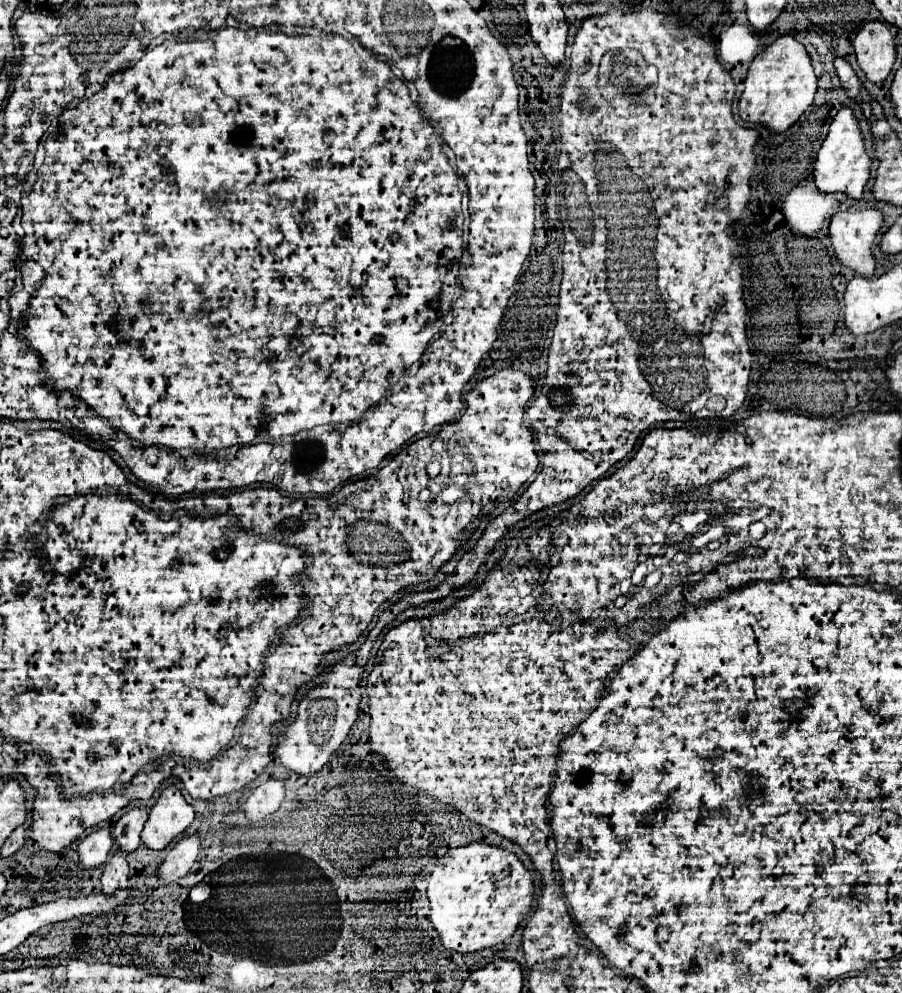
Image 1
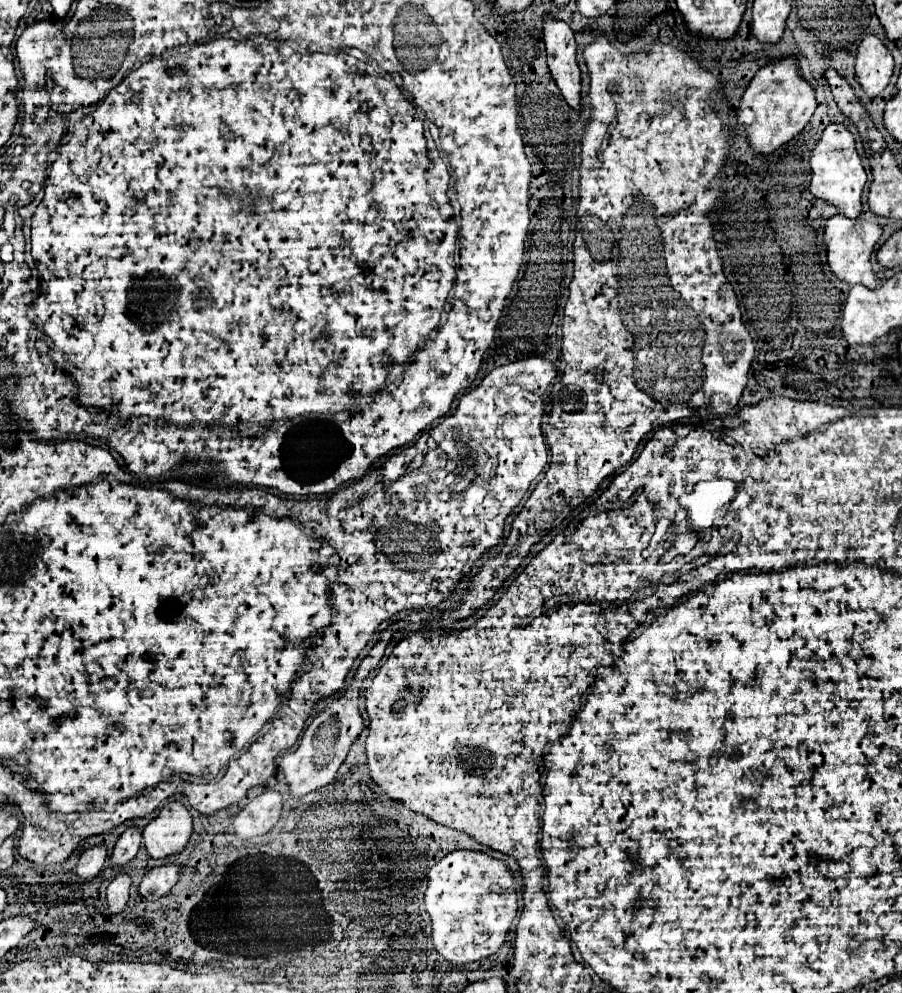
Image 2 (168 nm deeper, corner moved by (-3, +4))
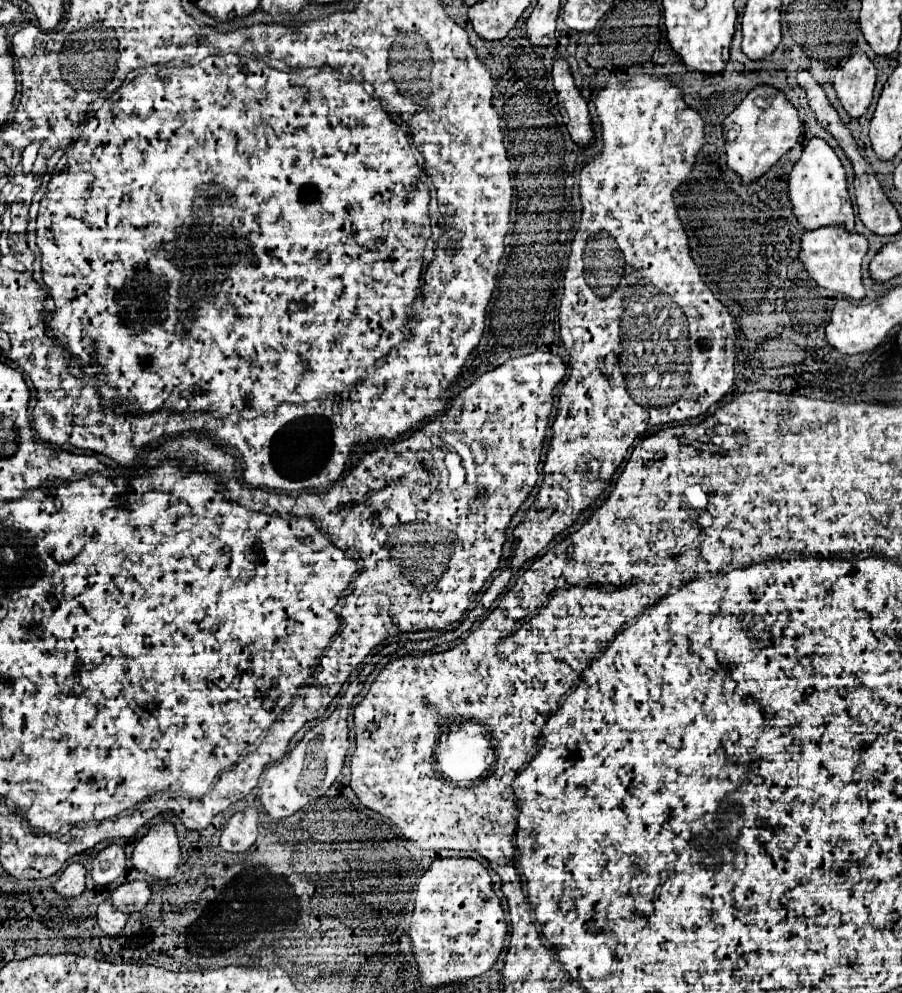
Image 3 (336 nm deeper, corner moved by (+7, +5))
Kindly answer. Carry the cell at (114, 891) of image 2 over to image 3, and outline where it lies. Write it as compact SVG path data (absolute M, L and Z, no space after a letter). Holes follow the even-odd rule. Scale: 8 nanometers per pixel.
M110 897L104 899L104 905L98 905L98 925L106 935L120 935L122 927L126 925L128 915L124 915L122 911L116 911L112 907Z

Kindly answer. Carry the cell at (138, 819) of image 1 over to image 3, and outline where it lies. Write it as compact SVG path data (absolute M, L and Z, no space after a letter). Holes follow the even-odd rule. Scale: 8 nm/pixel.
M108 845L92 861L92 879L96 885L108 885L126 869L126 853L120 845Z

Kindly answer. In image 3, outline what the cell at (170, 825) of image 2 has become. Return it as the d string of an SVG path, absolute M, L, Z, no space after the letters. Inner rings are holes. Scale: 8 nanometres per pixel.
M160 821L150 827L148 833L136 843L132 853L132 865L158 879L174 877L178 863L180 845L176 829L170 821Z

